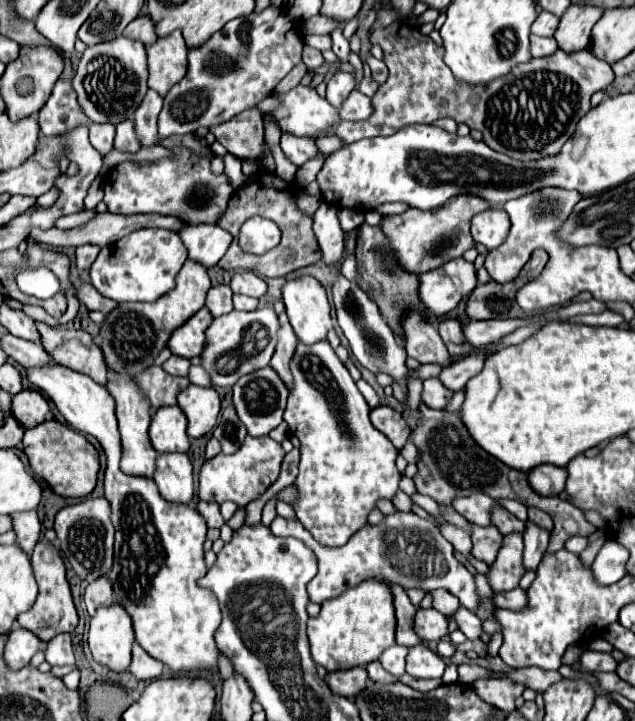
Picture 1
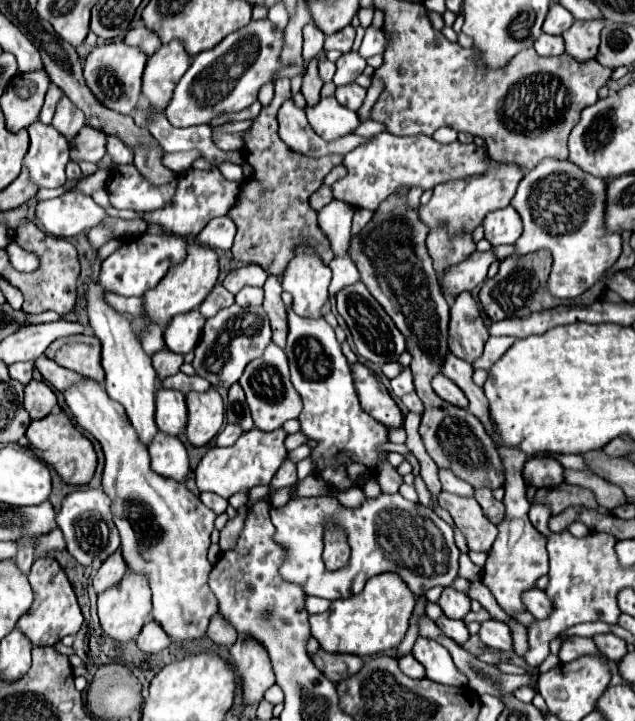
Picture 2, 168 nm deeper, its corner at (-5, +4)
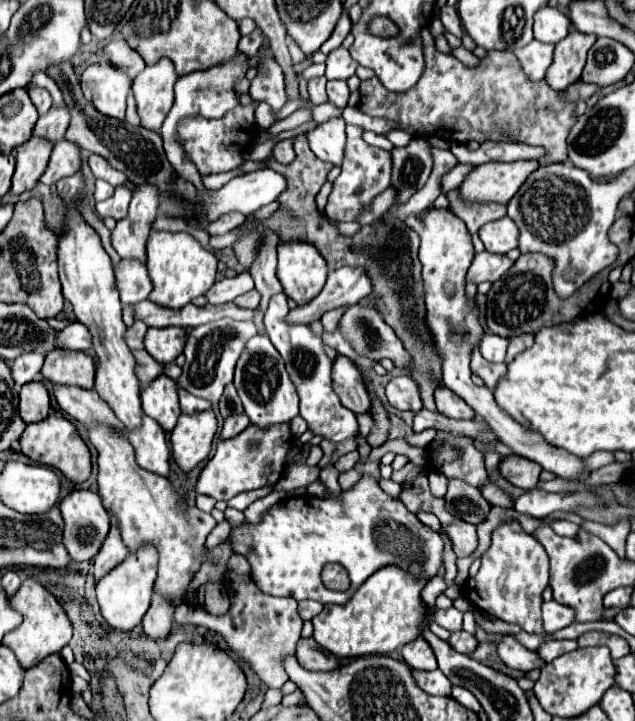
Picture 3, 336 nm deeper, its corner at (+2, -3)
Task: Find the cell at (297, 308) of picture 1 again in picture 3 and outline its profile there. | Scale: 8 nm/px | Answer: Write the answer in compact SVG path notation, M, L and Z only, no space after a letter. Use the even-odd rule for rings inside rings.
M311 243L277 245L279 265L277 277L283 293L297 305L305 305L317 297L327 279L327 265Z

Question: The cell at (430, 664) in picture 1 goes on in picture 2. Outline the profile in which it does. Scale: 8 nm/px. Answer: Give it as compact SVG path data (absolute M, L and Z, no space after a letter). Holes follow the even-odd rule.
M418 638L412 648L412 656L426 668L426 678L440 684L466 686L466 676L454 666L448 650L442 648L438 642Z

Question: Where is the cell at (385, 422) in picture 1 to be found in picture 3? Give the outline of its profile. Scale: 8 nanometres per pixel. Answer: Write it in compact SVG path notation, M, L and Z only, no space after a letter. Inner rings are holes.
M343 355L333 361L333 387L339 395L341 403L353 413L369 413L371 397L367 393L367 385L361 377L361 371L355 363Z

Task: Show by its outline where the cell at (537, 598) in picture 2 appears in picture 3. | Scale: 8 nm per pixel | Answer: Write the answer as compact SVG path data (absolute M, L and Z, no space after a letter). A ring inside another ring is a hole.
M545 601L541 605L541 617L543 617L543 629L547 633L555 633L567 625L573 623L573 611L557 601Z

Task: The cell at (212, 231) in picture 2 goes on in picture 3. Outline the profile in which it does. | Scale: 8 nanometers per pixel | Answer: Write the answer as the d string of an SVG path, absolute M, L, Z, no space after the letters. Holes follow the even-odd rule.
M227 213L227 215L223 215L221 219L217 219L217 221L213 221L211 225L207 225L205 231L207 231L211 237L215 237L215 235L225 235L225 233L237 229L241 223L245 223L245 217L243 217L241 213Z

